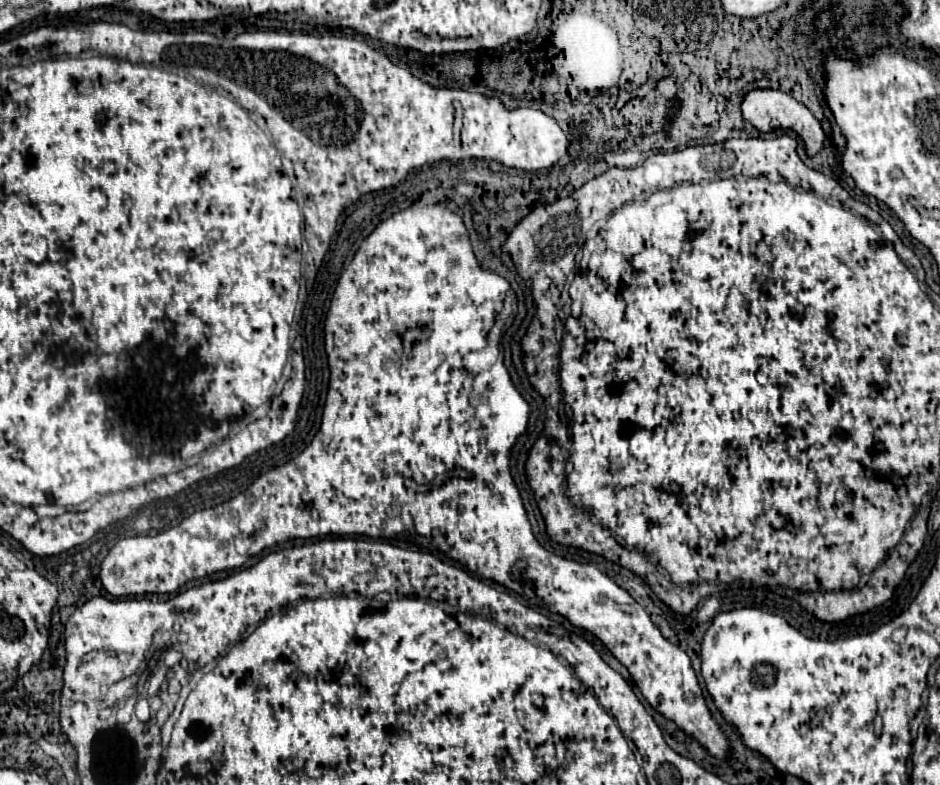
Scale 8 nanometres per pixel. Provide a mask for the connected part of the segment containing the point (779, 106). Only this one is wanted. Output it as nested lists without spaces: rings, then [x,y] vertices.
[[[752,90],[742,102],[742,114],[744,114],[744,120],[748,120],[760,132],[772,132],[778,128],[794,130],[804,140],[806,152],[810,158],[816,156],[824,146],[826,134],[822,130],[822,124],[814,118],[814,114],[804,104],[800,104],[798,100],[794,100],[792,96],[788,96],[780,90]]]

